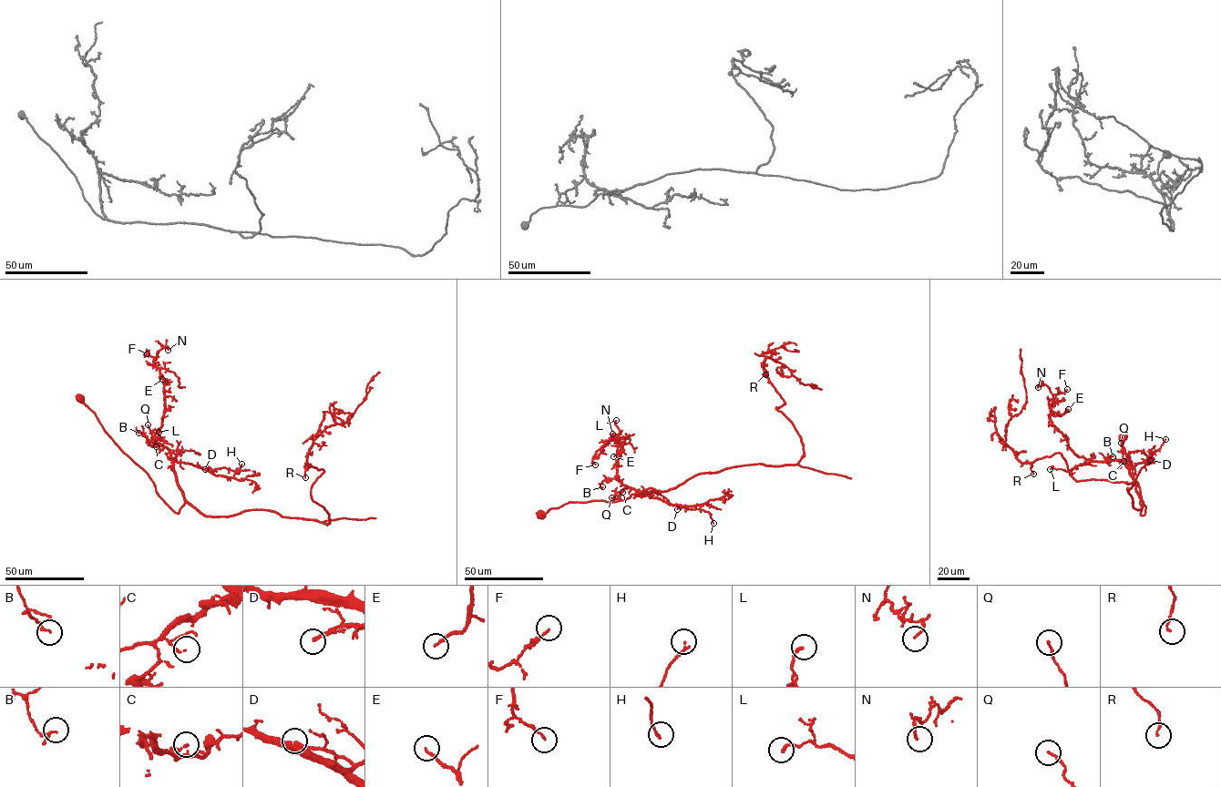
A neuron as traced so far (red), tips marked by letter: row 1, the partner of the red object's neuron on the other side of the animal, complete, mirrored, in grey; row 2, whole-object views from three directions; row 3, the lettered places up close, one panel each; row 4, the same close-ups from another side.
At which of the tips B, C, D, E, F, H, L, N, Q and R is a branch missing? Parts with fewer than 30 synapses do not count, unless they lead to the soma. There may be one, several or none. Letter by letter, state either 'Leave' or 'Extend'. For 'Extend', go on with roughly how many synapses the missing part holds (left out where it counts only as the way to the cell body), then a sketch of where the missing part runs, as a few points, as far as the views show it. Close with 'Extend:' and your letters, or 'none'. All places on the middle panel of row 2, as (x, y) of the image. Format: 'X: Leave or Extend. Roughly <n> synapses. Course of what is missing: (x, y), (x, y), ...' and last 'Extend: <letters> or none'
B: Leave
C: Leave
D: Leave
E: Leave
F: Leave
H: Leave
L: Leave
N: Leave
Q: Leave
R: Leave
Extend: none

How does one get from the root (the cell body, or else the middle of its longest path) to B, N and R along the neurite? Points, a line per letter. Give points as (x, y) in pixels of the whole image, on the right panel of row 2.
B: (1123, 437), (1123, 463), (1137, 482), (1144, 515), (1129, 467), (1120, 460), (1107, 463), (1113, 456)
N: (1123, 437), (1143, 516), (1127, 465), (1077, 456), (1051, 420), (1050, 388), (1038, 387)
R: (1123, 437), (1143, 516), (1127, 490), (1134, 481), (1078, 482), (1060, 453), (1034, 461), (1033, 474)

